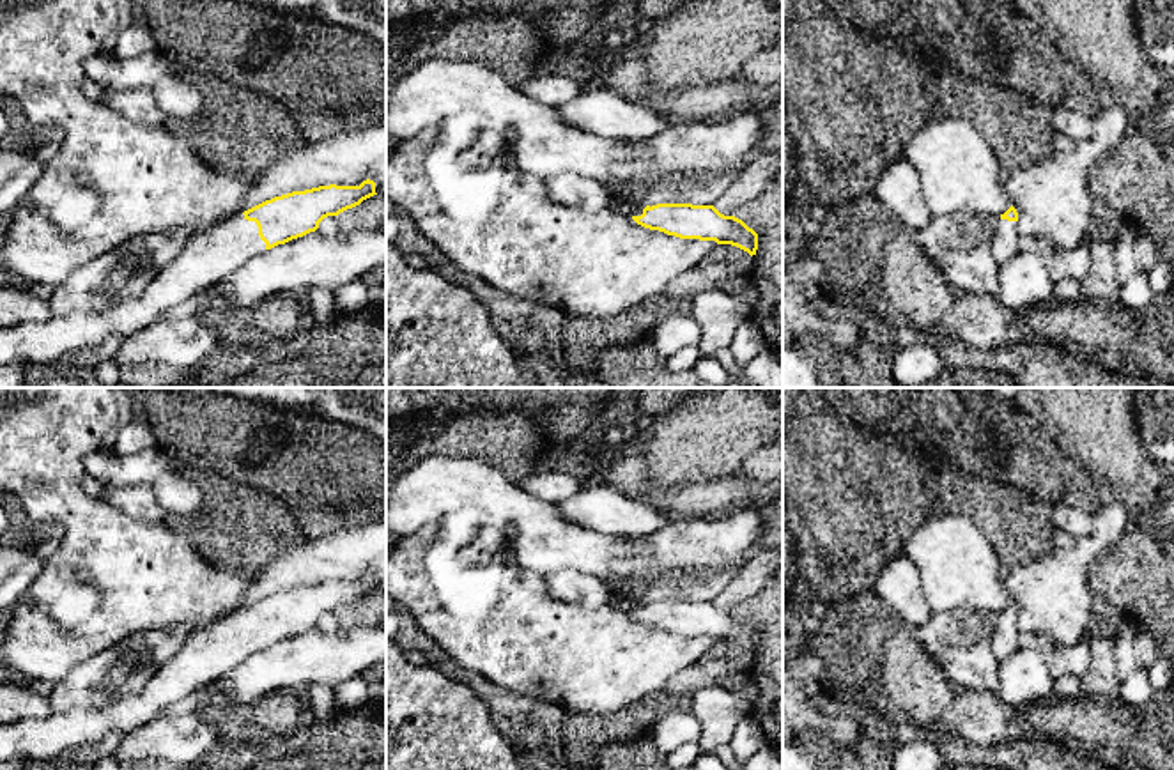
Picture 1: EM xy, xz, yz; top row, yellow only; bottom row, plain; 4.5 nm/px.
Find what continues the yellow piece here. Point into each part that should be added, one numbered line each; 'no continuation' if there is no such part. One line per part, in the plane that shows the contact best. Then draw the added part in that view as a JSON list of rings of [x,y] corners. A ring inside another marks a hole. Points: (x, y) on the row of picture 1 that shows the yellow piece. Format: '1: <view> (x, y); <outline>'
1: xy (211, 255); [[[239,212],[195,234],[140,296],[117,301],[99,313],[71,312],[44,322],[0,327],[0,365],[62,363],[69,354],[94,349],[106,338],[127,338],[264,251],[257,223]]]

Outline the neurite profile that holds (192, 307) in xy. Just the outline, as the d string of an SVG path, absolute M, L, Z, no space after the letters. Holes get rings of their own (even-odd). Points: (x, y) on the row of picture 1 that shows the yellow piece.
M214 285L202 289L197 292L193 297L188 301L166 310L165 313L159 315L158 320L175 320L175 319L186 319L186 317L195 317L204 303L214 296Z

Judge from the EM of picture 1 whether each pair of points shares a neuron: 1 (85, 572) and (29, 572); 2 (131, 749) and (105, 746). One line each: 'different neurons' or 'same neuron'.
1: different neurons
2: different neurons

